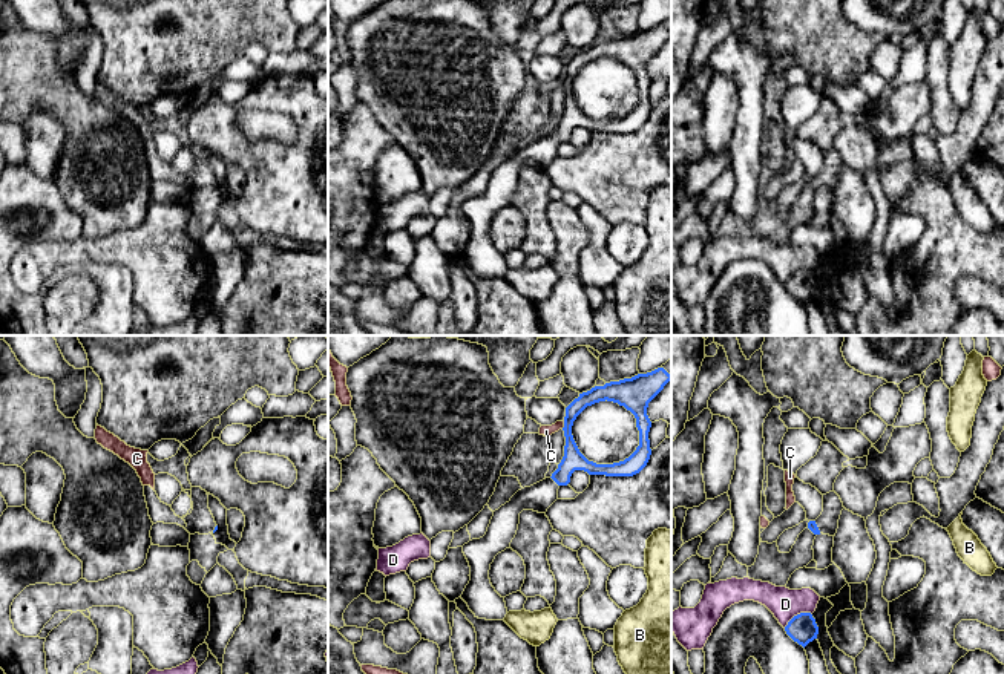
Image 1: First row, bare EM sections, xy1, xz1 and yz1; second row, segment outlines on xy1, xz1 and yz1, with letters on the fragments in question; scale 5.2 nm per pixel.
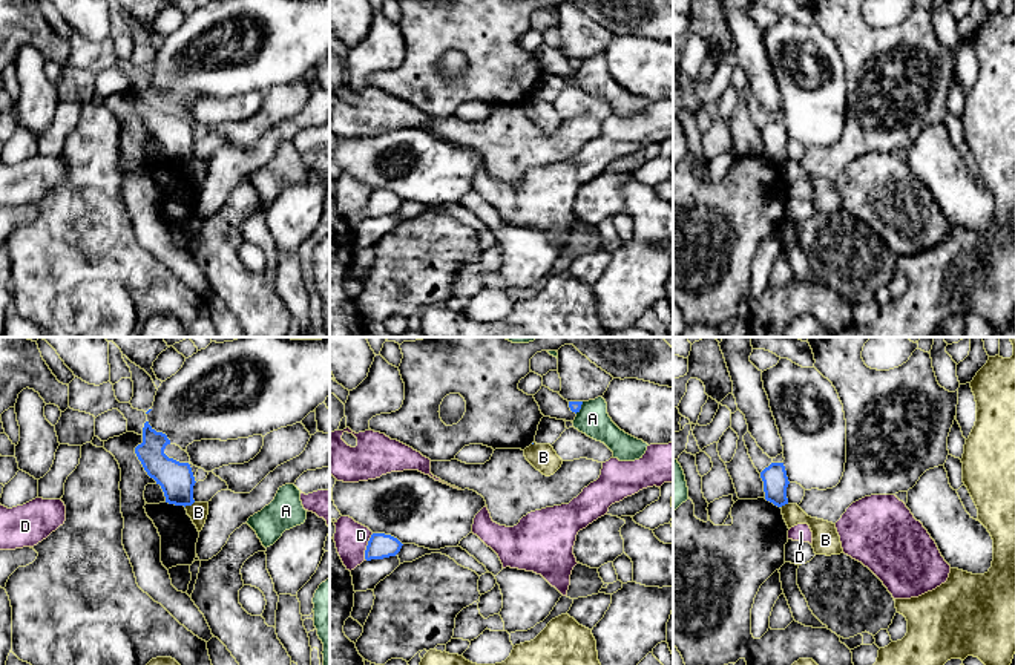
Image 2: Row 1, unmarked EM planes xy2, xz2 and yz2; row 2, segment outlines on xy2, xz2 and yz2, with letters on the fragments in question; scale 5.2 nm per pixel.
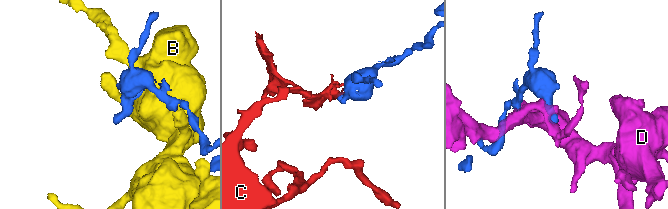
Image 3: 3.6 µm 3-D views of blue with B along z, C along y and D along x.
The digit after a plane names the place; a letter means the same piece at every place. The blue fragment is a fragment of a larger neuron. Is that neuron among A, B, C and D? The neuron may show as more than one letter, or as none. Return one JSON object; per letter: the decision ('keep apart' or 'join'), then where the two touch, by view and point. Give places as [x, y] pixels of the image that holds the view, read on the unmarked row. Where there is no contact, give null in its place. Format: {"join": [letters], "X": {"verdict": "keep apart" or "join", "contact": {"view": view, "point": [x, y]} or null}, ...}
{"join": [], "A": {"verdict": "keep apart", "contact": {"view": "xz2", "point": [580, 65]}}, "B": {"verdict": "keep apart", "contact": {"view": "xy2", "point": [189, 161]}}, "C": {"verdict": "keep apart", "contact": {"view": "xz1", "point": [564, 81]}}, "D": {"verdict": "keep apart", "contact": {"view": "yz1", "point": [797, 271]}}}

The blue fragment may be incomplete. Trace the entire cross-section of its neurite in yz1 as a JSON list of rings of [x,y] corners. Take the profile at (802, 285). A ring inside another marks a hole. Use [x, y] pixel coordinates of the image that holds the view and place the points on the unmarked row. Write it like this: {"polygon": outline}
{"polygon": [[[811,270],[794,273],[785,283],[786,291],[803,305],[817,296],[819,283]]]}

